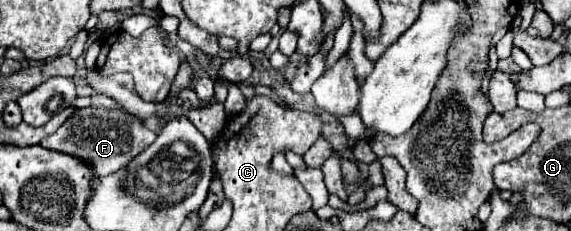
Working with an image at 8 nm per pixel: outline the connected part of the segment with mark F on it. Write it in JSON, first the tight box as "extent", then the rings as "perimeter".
{"extent":[39,107,155,175],"perimeter":[[[85,107],[85,109],[75,109],[73,115],[57,129],[57,133],[43,139],[39,145],[49,151],[77,155],[81,157],[81,161],[87,161],[91,165],[95,175],[109,175],[125,167],[153,141],[155,141],[155,133],[143,127],[143,123],[137,117],[129,113],[119,113],[117,109]]]}

